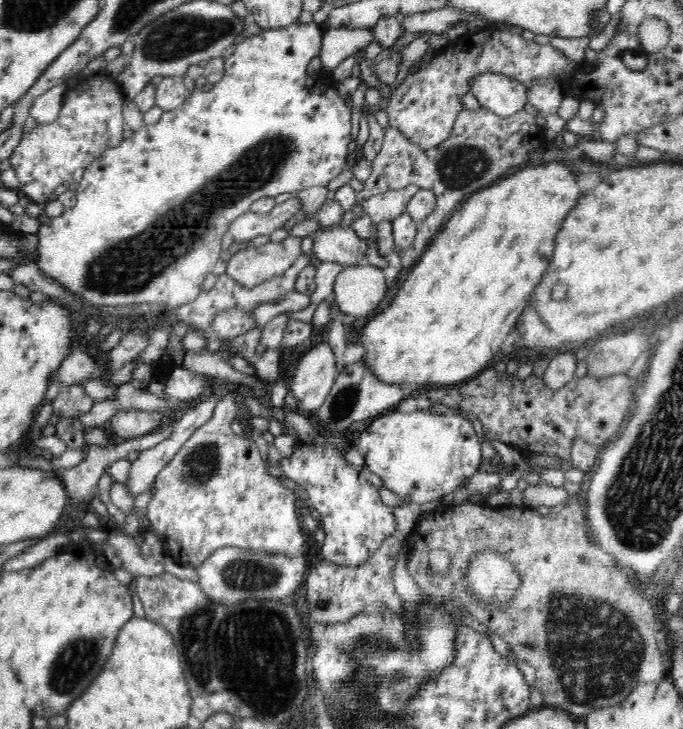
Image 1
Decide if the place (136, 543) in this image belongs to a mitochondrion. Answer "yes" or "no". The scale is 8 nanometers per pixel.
no

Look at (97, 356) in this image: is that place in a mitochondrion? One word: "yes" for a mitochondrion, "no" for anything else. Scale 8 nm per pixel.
no

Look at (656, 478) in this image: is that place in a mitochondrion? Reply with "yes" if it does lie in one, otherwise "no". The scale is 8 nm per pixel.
yes

